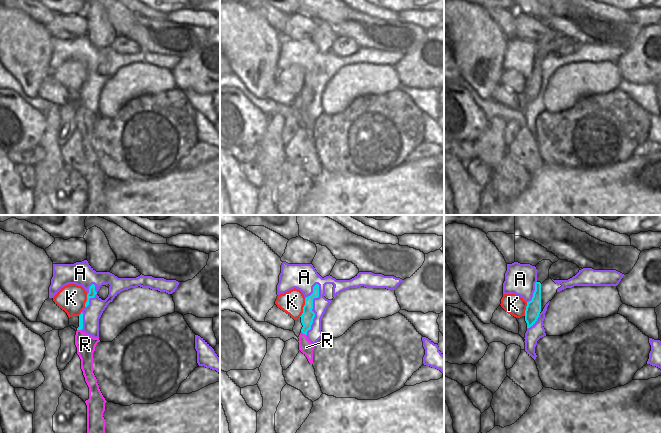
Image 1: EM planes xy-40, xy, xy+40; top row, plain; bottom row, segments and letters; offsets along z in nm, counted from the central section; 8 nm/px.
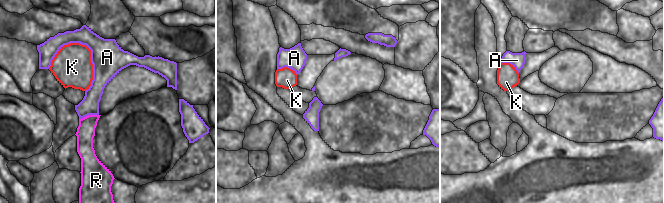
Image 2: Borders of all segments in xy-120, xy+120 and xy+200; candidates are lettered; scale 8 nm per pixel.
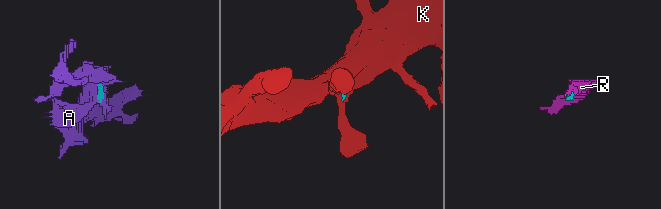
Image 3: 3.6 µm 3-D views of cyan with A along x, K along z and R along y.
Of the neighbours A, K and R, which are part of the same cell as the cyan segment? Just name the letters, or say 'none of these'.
R

